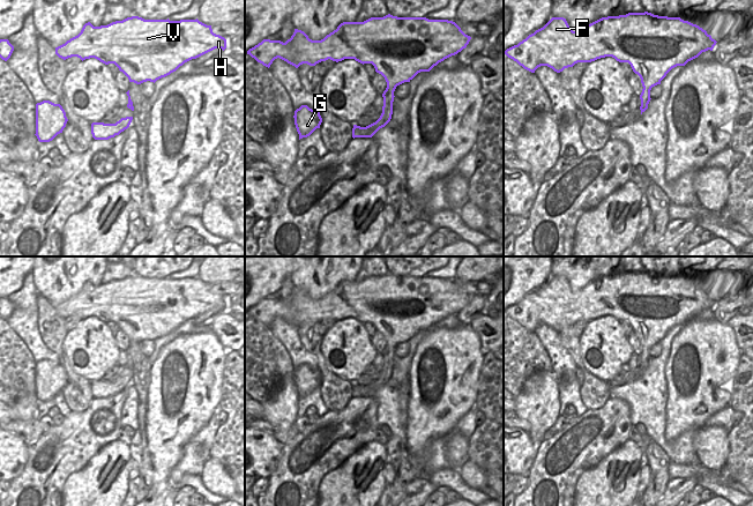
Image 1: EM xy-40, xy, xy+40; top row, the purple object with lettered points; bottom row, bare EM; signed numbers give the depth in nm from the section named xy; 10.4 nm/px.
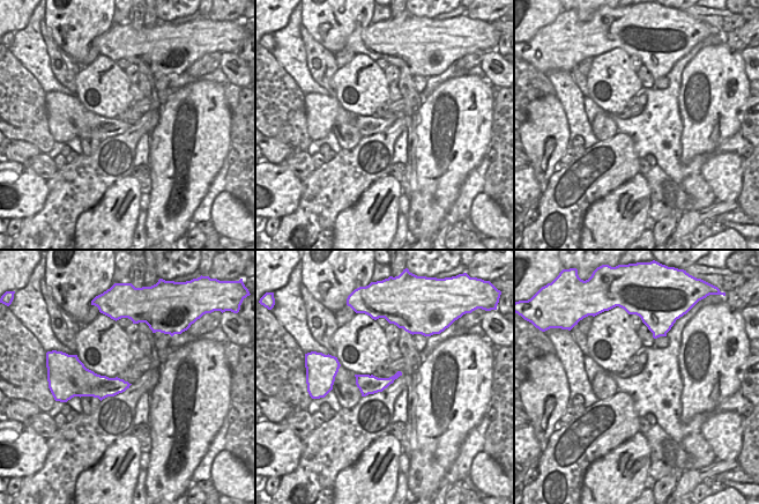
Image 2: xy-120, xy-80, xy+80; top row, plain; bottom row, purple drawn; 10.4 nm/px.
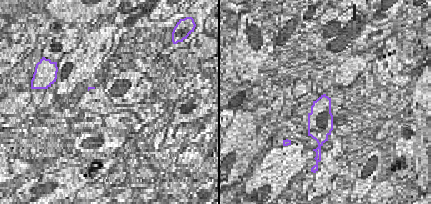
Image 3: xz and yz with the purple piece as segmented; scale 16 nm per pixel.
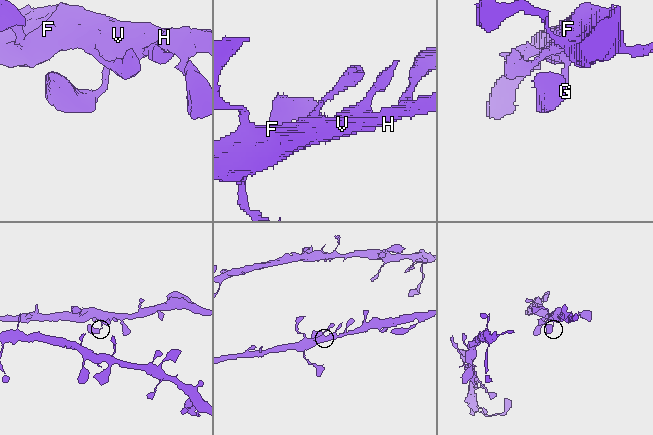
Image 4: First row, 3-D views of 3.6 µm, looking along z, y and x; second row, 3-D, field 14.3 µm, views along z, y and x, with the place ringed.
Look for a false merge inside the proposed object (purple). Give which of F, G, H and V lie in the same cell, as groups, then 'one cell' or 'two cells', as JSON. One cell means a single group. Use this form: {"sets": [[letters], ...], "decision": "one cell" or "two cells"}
{"sets": [["F", "G", "H", "V"]], "decision": "one cell"}

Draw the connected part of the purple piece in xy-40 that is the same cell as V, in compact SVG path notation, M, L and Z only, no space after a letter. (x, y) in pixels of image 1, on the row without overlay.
M139 275L127 276L107 284L94 285L85 282L81 291L55 306L55 313L66 319L77 315L82 320L95 317L100 321L114 322L136 343L157 338L176 330L185 321L196 318L215 307L226 307L226 298L213 291L211 284L196 278L144 278Z

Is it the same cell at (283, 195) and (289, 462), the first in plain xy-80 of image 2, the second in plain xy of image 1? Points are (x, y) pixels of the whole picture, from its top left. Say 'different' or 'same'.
different

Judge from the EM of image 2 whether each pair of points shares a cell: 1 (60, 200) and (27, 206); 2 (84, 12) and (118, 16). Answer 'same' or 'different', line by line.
1: different
2: different

